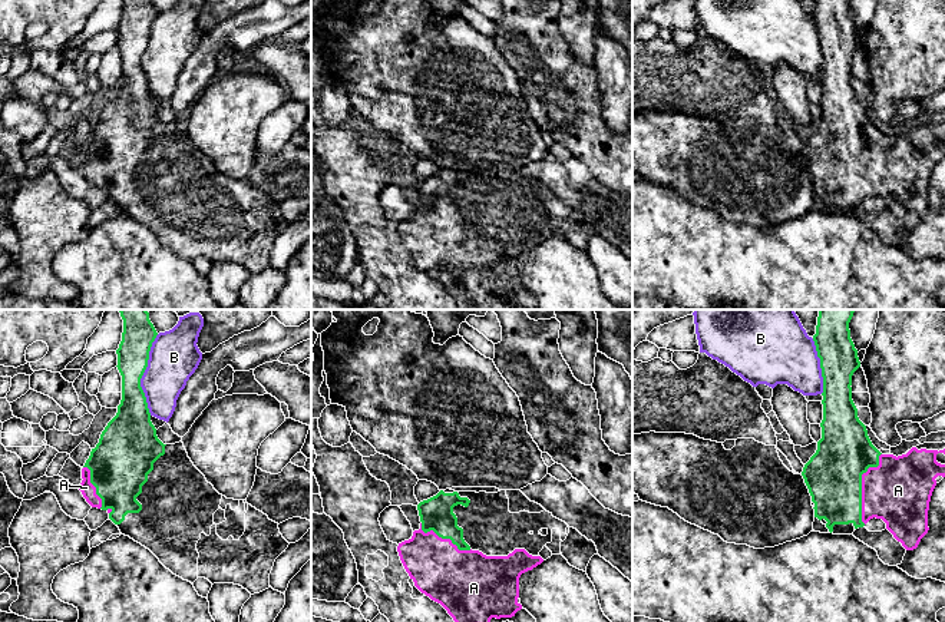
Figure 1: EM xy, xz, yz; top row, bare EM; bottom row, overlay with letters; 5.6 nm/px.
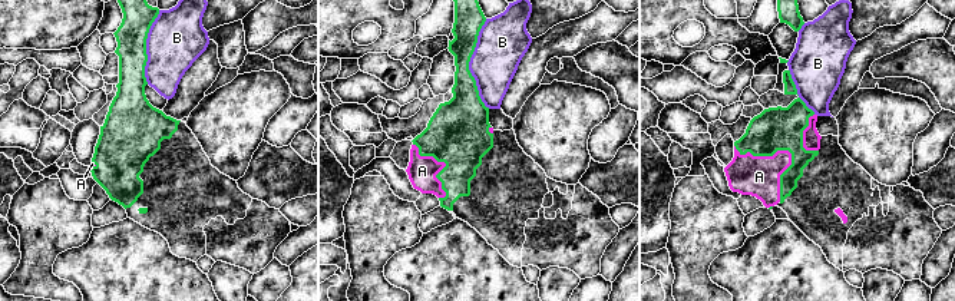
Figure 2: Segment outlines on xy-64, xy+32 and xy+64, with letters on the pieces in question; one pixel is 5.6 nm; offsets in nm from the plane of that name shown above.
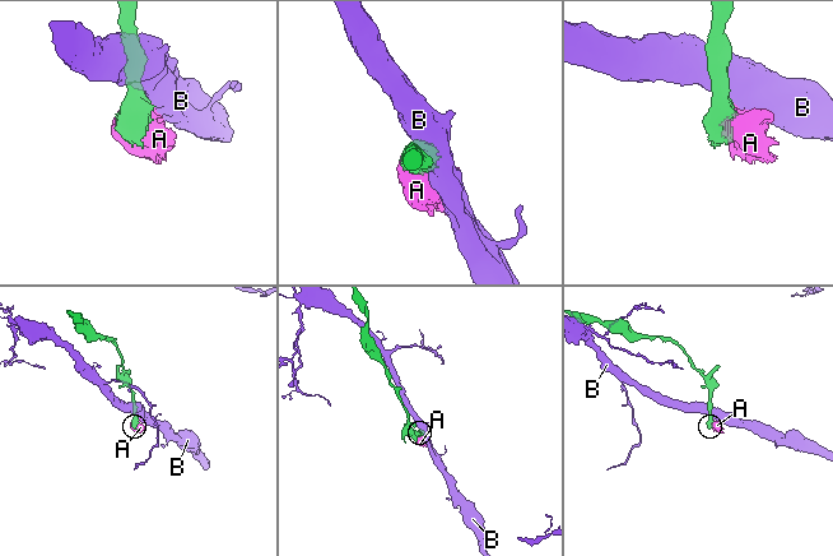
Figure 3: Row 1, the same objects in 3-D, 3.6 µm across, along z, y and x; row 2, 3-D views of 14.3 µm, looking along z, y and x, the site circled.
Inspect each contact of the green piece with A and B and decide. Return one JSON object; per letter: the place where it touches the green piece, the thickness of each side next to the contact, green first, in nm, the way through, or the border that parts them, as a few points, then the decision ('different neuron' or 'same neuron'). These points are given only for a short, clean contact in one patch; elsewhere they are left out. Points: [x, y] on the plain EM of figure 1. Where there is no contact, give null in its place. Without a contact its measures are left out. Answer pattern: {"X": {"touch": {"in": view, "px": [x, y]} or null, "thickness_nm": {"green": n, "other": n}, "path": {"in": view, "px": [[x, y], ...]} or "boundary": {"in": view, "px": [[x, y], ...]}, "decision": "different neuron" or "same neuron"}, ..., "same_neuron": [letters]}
{"A": {"touch": {"in": "yz", "px": [861, 165]}, "thickness_nm": {"green": 320, "other": 360}, "decision": "same neuron"}, "B": {"touch": {"in": "xy", "px": [142, 53]}, "thickness_nm": {"green": 190, "other": 280}, "decision": "different neuron"}, "same_neuron": ["A"]}

